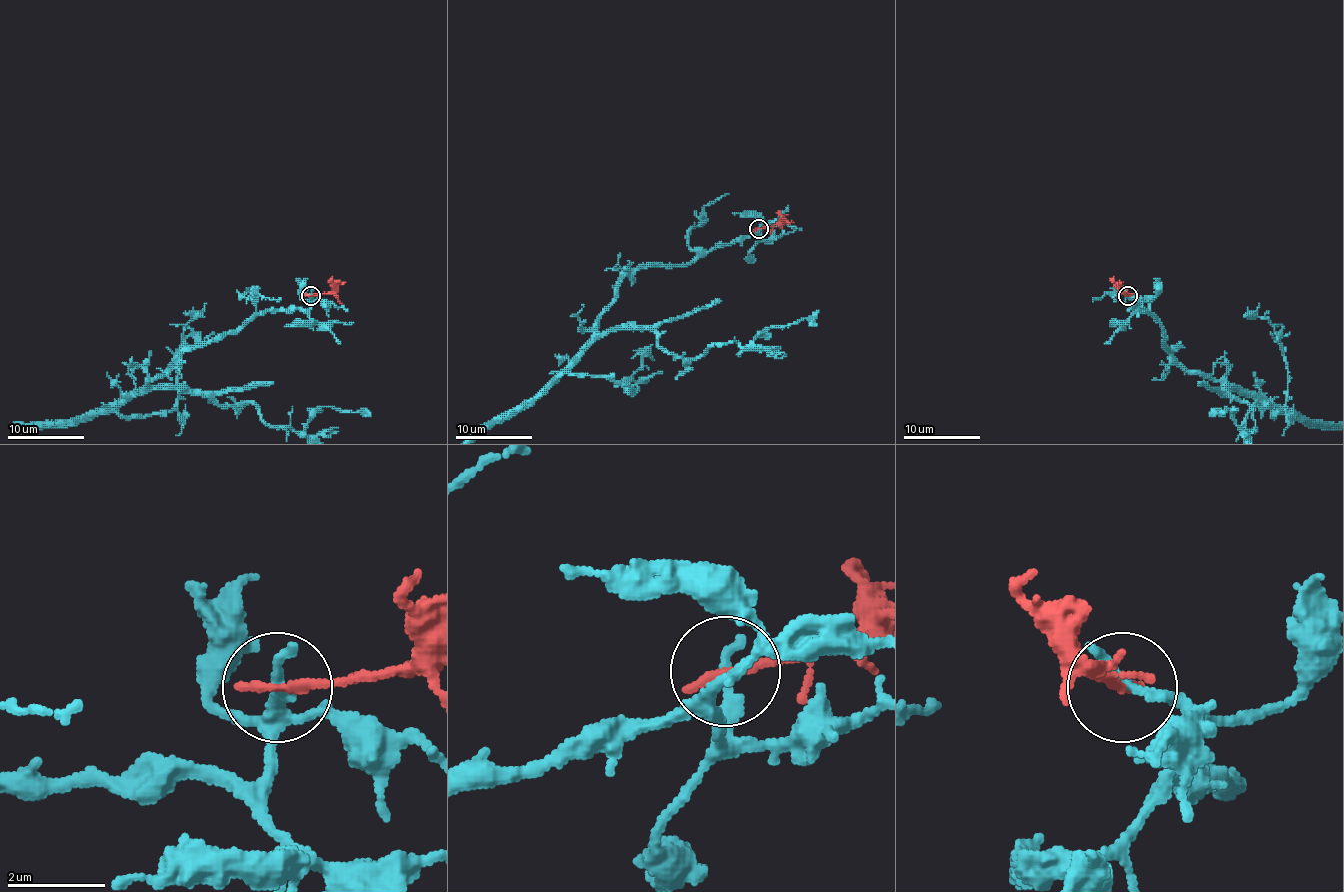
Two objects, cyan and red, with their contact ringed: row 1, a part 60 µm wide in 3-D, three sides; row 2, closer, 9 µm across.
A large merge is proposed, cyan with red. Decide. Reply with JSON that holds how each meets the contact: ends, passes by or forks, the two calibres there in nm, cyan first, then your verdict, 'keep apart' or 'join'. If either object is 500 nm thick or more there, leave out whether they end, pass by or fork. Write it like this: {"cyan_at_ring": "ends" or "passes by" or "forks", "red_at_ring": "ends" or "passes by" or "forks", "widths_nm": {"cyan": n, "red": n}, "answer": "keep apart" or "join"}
{"cyan_at_ring": "ends", "red_at_ring": "ends", "widths_nm": {"cyan": 280, "red": 240}, "answer": "keep apart"}

